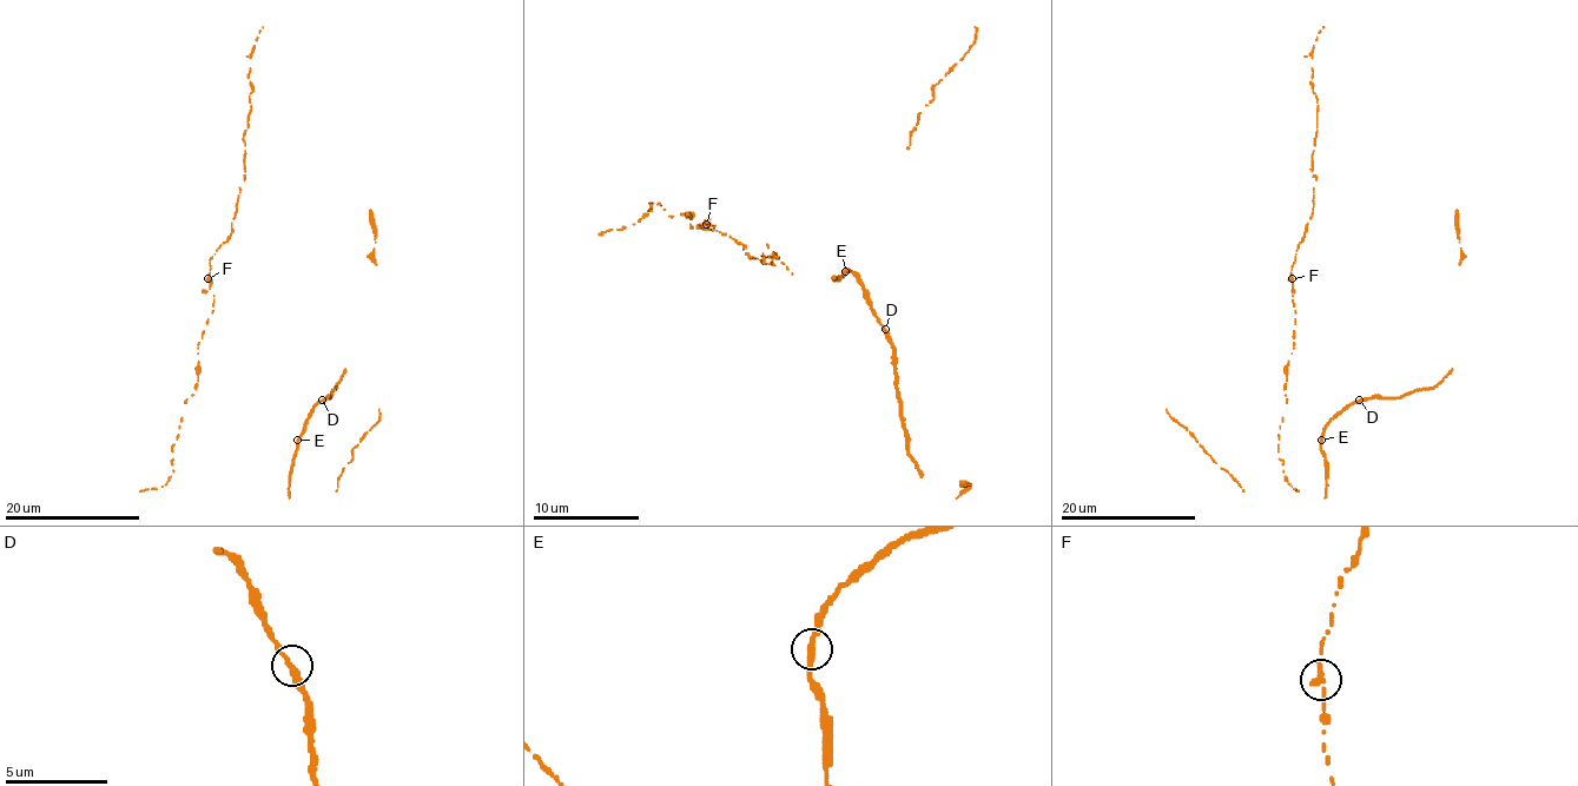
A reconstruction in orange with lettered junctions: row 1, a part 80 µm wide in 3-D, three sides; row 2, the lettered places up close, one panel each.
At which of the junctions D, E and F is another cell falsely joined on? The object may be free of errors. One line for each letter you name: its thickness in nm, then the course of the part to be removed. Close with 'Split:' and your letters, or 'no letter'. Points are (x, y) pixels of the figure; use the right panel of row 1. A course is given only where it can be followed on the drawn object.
Split: no letter

